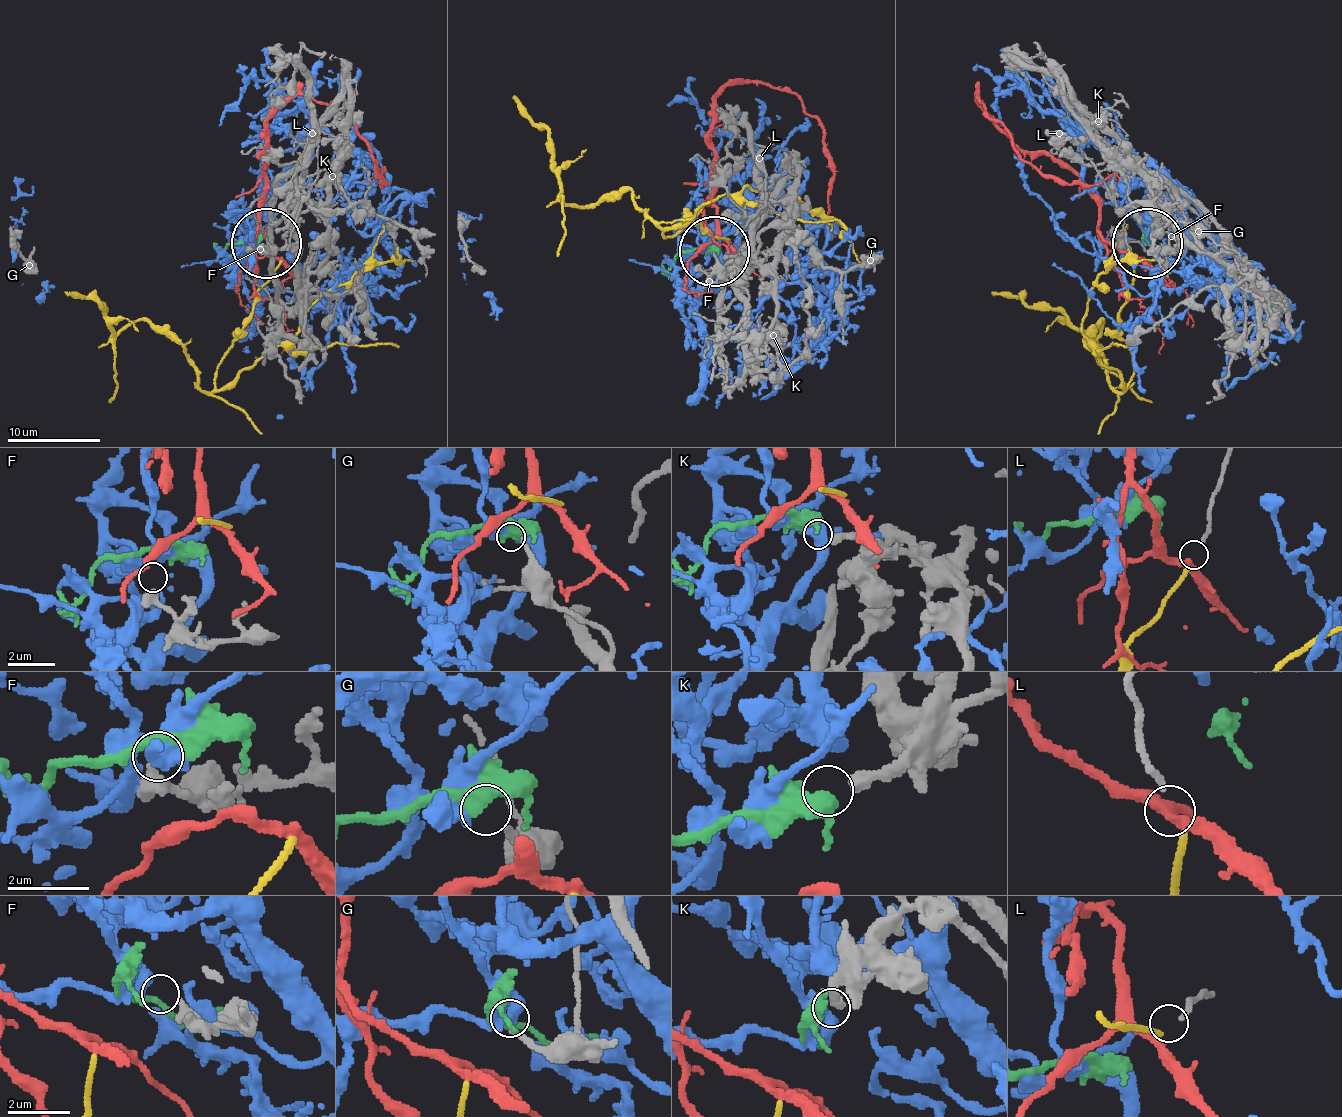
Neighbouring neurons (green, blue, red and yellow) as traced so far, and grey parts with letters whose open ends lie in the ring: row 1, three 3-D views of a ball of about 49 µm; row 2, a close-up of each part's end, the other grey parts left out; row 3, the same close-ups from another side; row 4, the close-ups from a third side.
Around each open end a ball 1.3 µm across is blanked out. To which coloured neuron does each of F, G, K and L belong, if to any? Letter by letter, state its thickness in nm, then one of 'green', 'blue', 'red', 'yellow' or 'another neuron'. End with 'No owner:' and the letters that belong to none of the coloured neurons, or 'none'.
F: 400 nm | blue
G: 180 nm | another neuron
K: 300 nm | green
L: 150 nm | yellow
No owner: G

